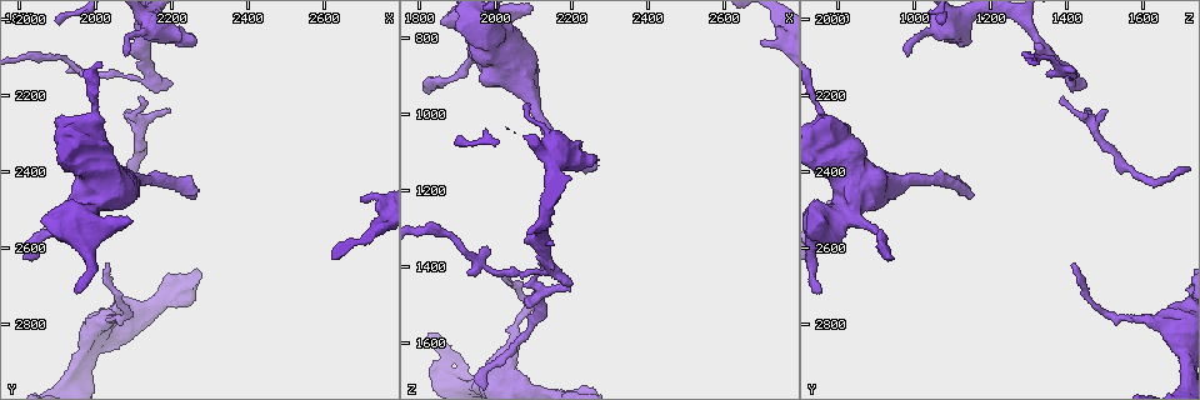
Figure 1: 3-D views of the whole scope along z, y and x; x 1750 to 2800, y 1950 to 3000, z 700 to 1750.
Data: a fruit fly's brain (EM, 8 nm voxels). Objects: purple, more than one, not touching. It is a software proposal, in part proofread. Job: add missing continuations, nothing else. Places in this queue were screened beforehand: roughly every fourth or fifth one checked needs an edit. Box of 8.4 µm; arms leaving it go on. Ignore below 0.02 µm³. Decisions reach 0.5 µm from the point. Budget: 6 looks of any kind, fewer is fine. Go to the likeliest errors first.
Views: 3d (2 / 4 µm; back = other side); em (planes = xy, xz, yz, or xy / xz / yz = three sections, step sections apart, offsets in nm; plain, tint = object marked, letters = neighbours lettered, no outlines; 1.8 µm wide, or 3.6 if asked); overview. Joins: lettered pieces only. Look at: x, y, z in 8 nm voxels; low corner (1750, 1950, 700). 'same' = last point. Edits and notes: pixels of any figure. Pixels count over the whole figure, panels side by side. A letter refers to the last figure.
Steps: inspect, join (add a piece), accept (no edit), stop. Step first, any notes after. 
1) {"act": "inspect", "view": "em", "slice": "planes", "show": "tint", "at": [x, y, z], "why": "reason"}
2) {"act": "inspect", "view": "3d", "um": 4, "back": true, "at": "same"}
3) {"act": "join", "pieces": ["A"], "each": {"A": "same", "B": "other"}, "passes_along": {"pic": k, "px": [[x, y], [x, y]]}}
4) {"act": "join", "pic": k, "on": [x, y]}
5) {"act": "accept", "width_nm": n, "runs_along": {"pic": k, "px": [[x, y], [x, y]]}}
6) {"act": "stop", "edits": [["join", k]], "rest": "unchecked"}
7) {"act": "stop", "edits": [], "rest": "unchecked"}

{"act": "inspect", "view": "em", "slice": "planes", "show": "letters", "at": [2700, 2475, 815], "why": "free end"}

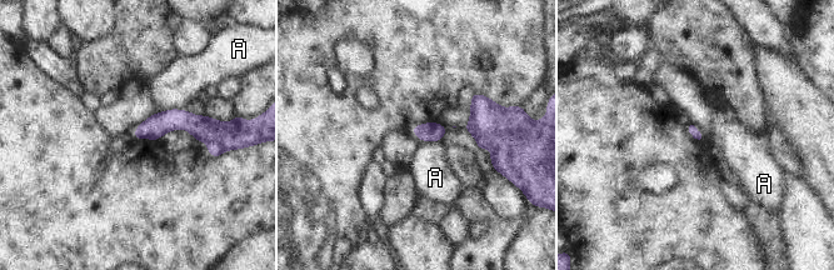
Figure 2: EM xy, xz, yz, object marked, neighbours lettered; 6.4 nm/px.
{"act": "accept", "each": {"A": "other"}, "found": "no lettered piece goes on from it"}

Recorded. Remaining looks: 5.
{"act": "inspect", "view": "3d", "um": 2, "at": [2080, 2105, 975], "why": "thin end"}

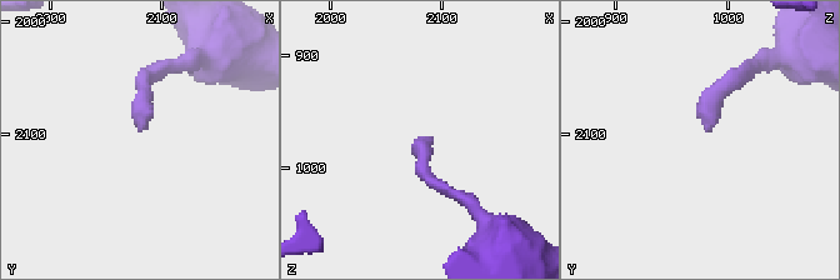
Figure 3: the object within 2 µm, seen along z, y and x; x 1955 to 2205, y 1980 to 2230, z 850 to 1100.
{"act": "inspect", "view": "em", "um": 3.6, "slice": "planes", "show": "letters", "at": [2084, 2098, 980]}

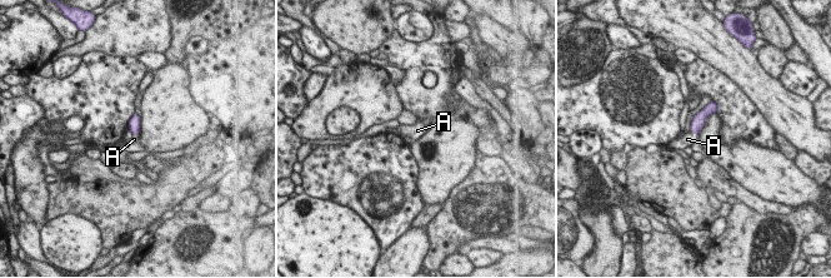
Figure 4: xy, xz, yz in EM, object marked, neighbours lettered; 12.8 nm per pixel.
{"act": "join", "pieces": ["A"], "width_nm": 140, "each": {"A": "same"}, "passes_along": {"pic": 4, "px": [[134, 123], [136, 134], [134, 139]]}, "found": "it goes on there"}

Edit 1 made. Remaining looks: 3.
{"act": "inspect", "view": "overview", "why": "see it whole again"}

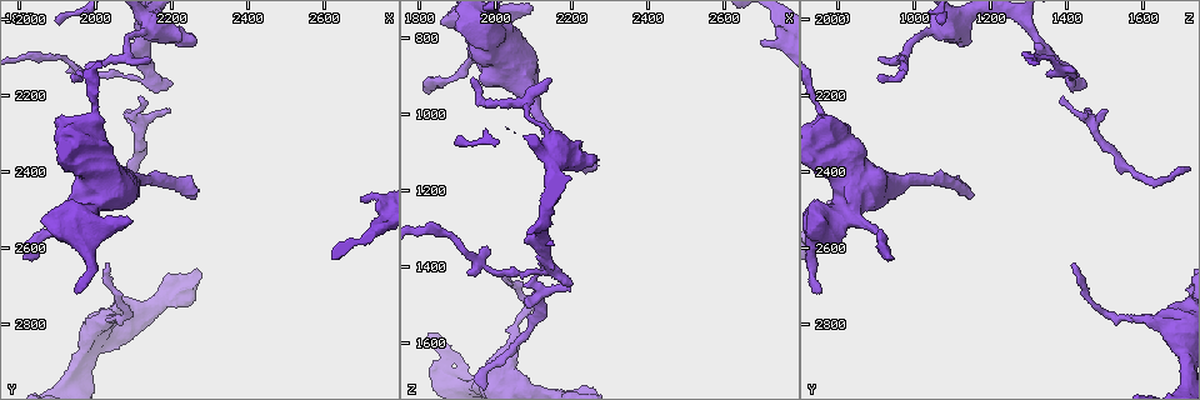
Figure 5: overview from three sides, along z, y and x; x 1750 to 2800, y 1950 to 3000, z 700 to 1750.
{"act": "inspect", "view": "em", "um": 3.6, "slice": "xz", "step": 4, "show": "tint", "at": [2265, 2465, 1135], "why": "end of a long branch"}

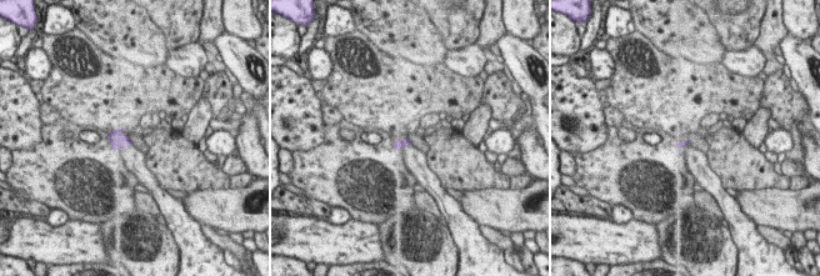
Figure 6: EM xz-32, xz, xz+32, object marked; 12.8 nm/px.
{"act": "inspect", "view": "em", "um": 3.6, "slice": "yz", "step": 4, "show": "letters", "at": "same", "why": "cut it another way"}

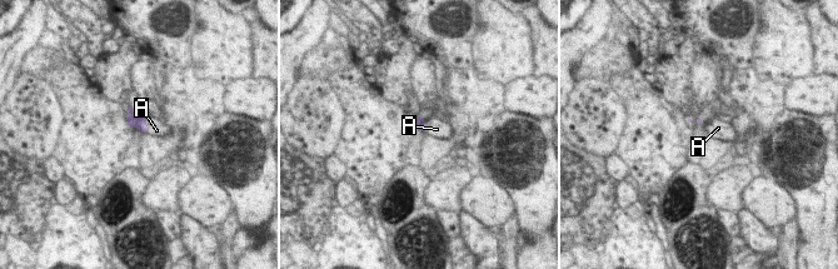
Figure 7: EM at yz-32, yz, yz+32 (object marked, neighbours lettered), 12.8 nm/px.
{"act": "join", "pieces": ["A"], "each": {"A": "same"}, "passes_along": {"pic": 7, "px": [[139, 121], [146, 128], [156, 130]]}, "found": "it goes on there"}

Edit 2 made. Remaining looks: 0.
{"act": "stop", "edits": [["join", 4], ["join", 7]], "rest": "unchecked"}

